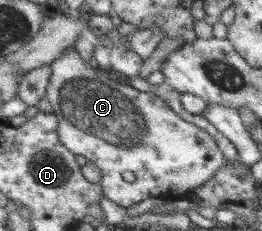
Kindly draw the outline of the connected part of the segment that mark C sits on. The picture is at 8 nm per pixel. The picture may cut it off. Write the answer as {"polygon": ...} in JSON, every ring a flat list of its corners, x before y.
{"polygon":[[66,48,61,56,58,56,50,65,51,70,50,79,48,80,48,85,45,89,46,100,50,103,52,107,52,115,57,119,57,134,60,144,67,148,73,155,79,154,84,156,87,162,92,162,94,166,100,169,100,181,99,186,101,187,101,192,106,199,110,202,114,202,122,208,128,208,136,202,142,202,148,198,167,200,177,200,185,198,188,192,192,192,194,189,198,189,204,182,207,182,218,170,220,166,224,166,224,162,227,160,220,152,220,149,215,144,215,140,204,132,202,127,196,127,194,124,185,122,182,118,179,118,160,98,157,98,154,94,149,94,146,92,138,92,126,84,118,84,117,81,108,76,102,75,93,66,93,64,84,64,82,62,79,54,76,53,74,48]]}

